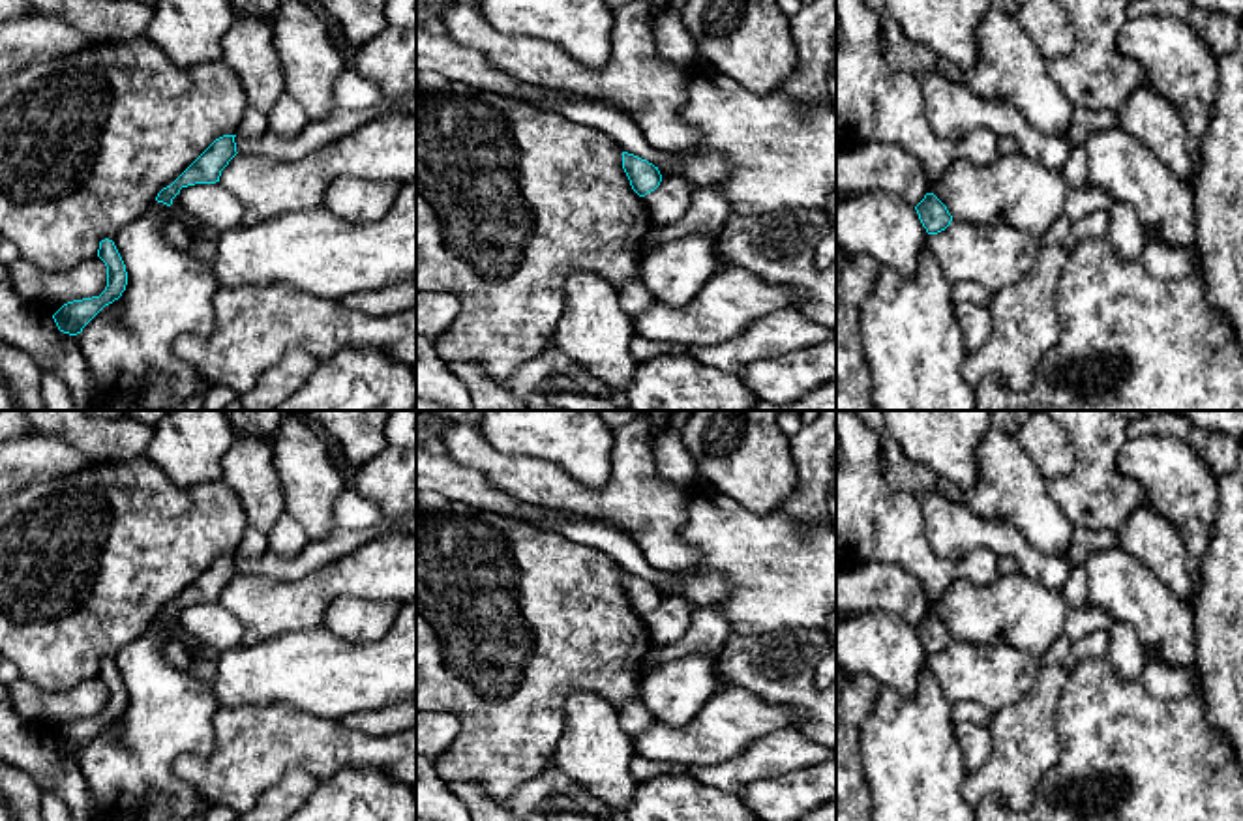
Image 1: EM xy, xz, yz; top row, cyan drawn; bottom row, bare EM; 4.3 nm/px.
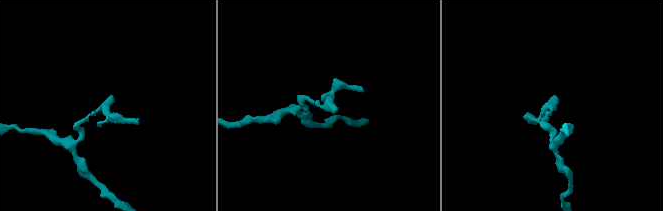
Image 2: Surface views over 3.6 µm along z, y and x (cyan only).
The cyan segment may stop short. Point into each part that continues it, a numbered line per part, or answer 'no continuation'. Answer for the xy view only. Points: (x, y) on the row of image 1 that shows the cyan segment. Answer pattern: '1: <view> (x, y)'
no continuation

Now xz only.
no continuation

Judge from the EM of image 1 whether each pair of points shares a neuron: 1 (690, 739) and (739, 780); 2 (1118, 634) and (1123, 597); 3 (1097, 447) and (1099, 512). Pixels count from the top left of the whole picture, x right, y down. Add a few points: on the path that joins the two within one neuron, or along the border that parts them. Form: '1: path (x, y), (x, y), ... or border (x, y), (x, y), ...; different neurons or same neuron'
1: border (756, 739), (722, 761), (687, 769); different neurons
2: border (1116, 619), (1125, 621), (1135, 630), (1144, 649); different neurons
3: path (1097, 463), (1097, 495); same neuron

